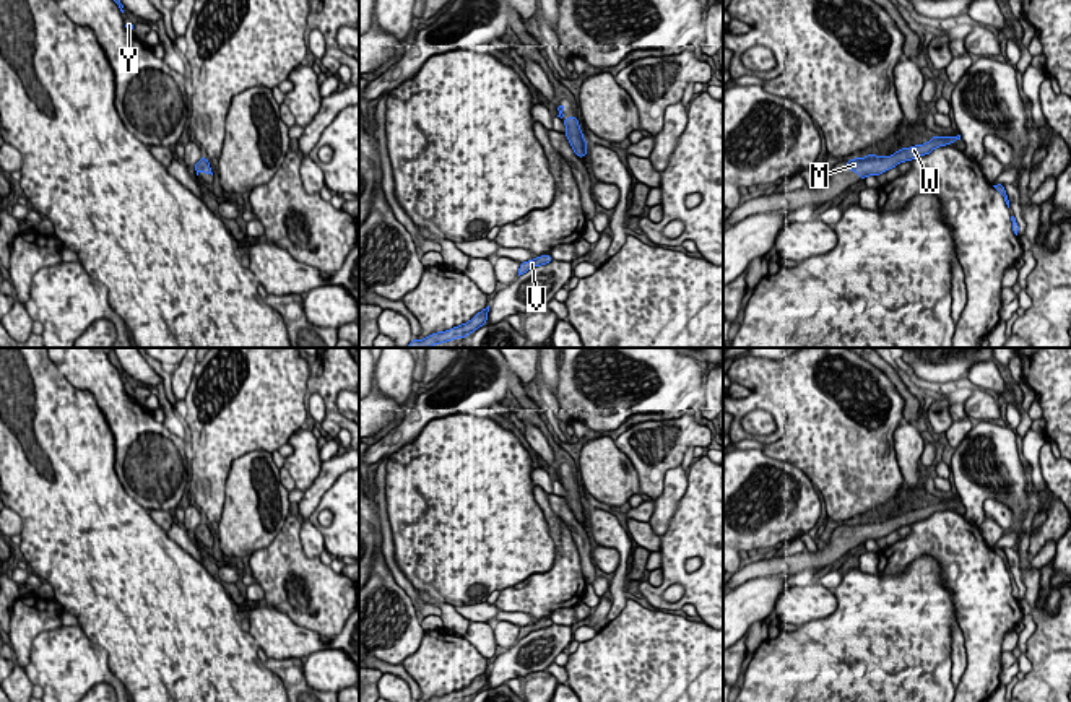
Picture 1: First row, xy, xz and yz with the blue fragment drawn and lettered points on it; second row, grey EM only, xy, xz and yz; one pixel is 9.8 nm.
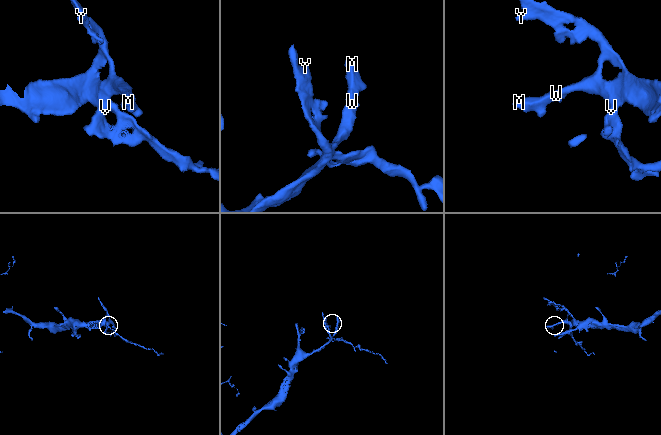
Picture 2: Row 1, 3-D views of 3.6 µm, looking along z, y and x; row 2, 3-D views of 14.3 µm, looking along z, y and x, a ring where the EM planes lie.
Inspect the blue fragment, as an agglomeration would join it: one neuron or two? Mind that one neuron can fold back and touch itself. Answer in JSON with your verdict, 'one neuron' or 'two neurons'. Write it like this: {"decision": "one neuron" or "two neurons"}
{"decision": "one neuron"}

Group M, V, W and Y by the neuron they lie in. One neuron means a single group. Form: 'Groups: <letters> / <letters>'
Groups: M V W Y

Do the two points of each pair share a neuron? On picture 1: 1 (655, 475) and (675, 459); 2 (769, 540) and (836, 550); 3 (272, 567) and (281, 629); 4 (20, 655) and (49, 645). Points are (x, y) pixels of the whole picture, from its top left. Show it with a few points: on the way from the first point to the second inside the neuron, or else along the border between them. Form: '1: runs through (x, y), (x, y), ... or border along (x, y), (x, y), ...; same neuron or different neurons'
1: runs through (660, 470), (670, 460); same neuron
2: border along (774, 550), (769, 553); different neurons
3: border along (268, 605), (286, 613), (298, 624), (312, 629); different neurons
4: border along (59, 626), (34, 639), (25, 668); different neurons

